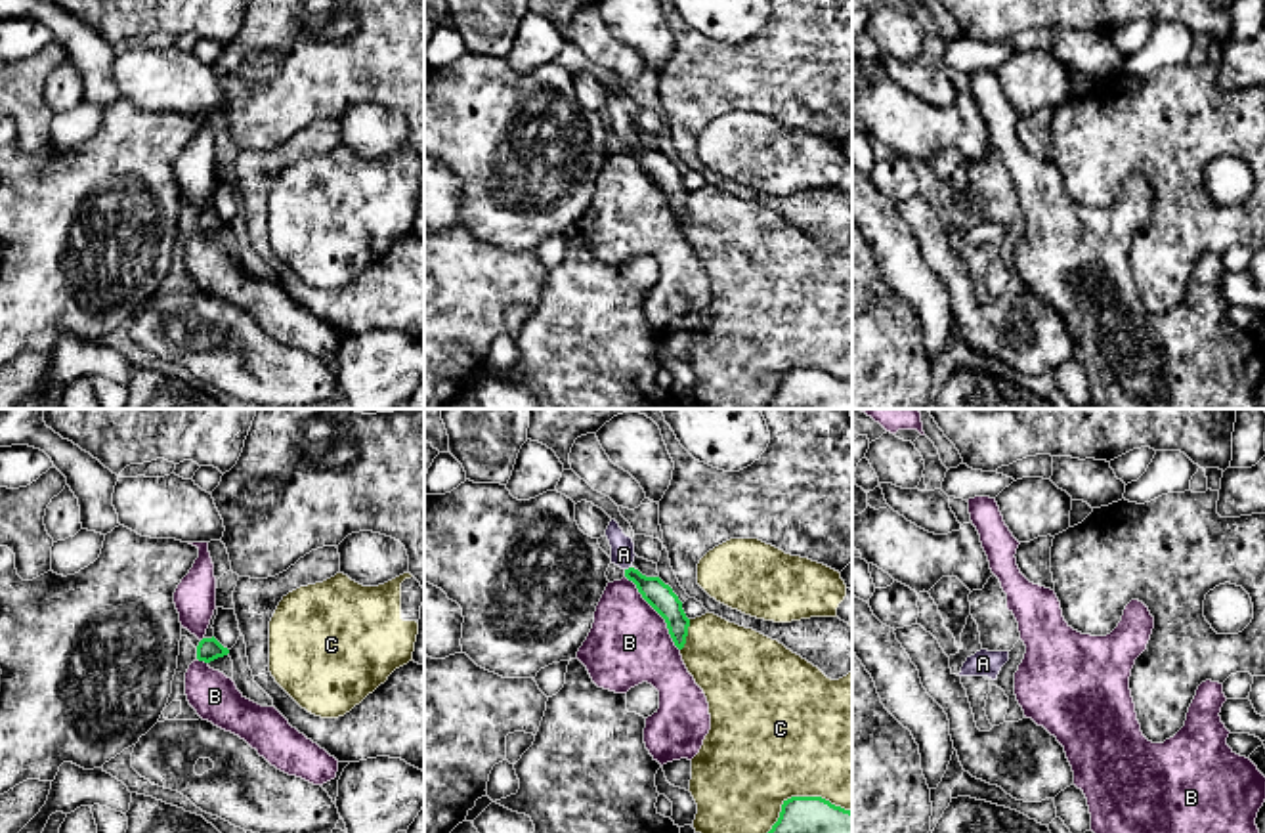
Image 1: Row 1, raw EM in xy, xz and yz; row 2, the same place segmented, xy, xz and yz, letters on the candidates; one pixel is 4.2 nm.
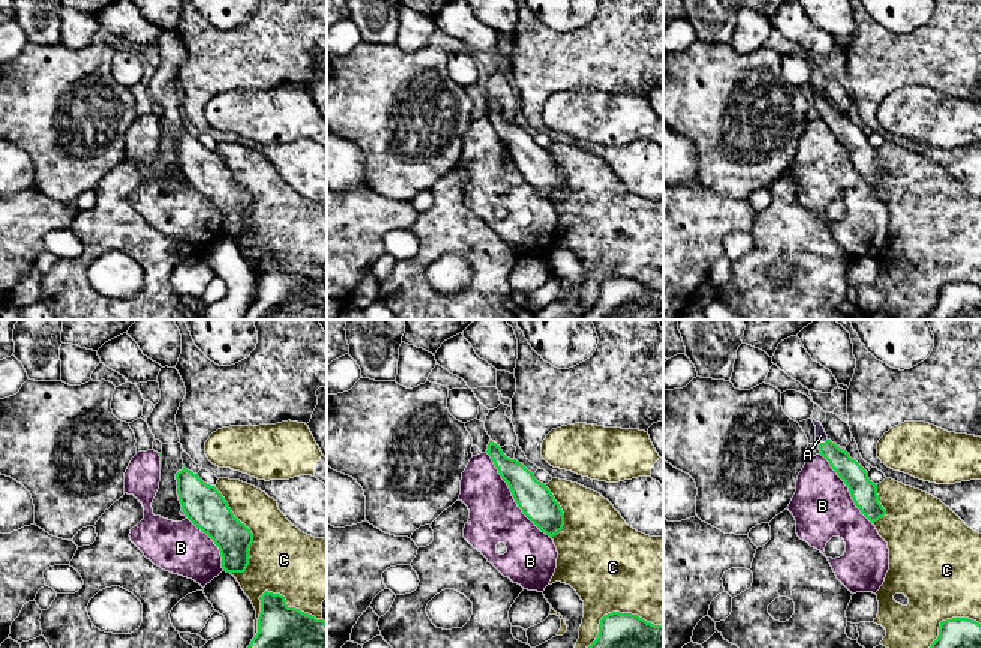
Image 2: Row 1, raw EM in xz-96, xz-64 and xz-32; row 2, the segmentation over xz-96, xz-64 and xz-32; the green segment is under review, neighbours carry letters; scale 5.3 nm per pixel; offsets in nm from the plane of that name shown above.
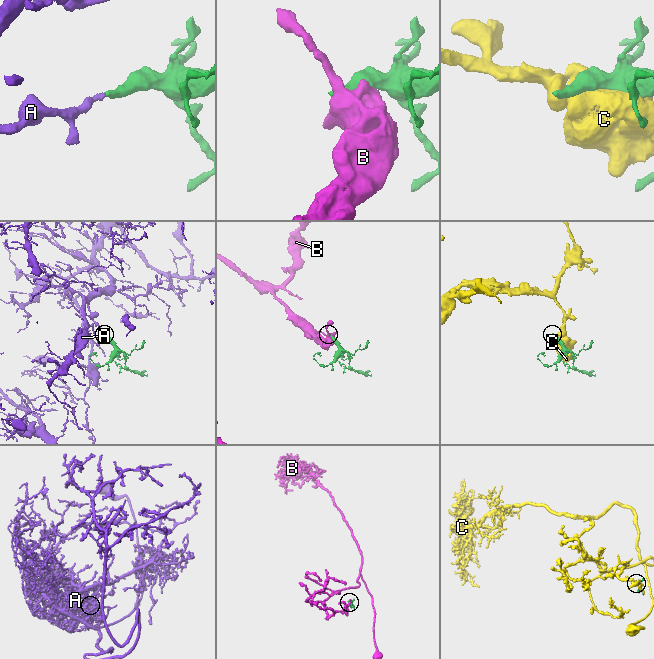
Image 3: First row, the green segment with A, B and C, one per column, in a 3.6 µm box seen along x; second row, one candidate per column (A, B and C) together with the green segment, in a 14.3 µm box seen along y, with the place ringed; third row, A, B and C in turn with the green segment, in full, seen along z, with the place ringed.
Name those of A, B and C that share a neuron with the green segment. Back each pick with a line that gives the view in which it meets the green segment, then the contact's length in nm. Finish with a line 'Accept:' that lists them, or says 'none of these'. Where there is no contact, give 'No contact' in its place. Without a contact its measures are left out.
A: Touches green in xz. Shared border 30 nm
Accept: A

